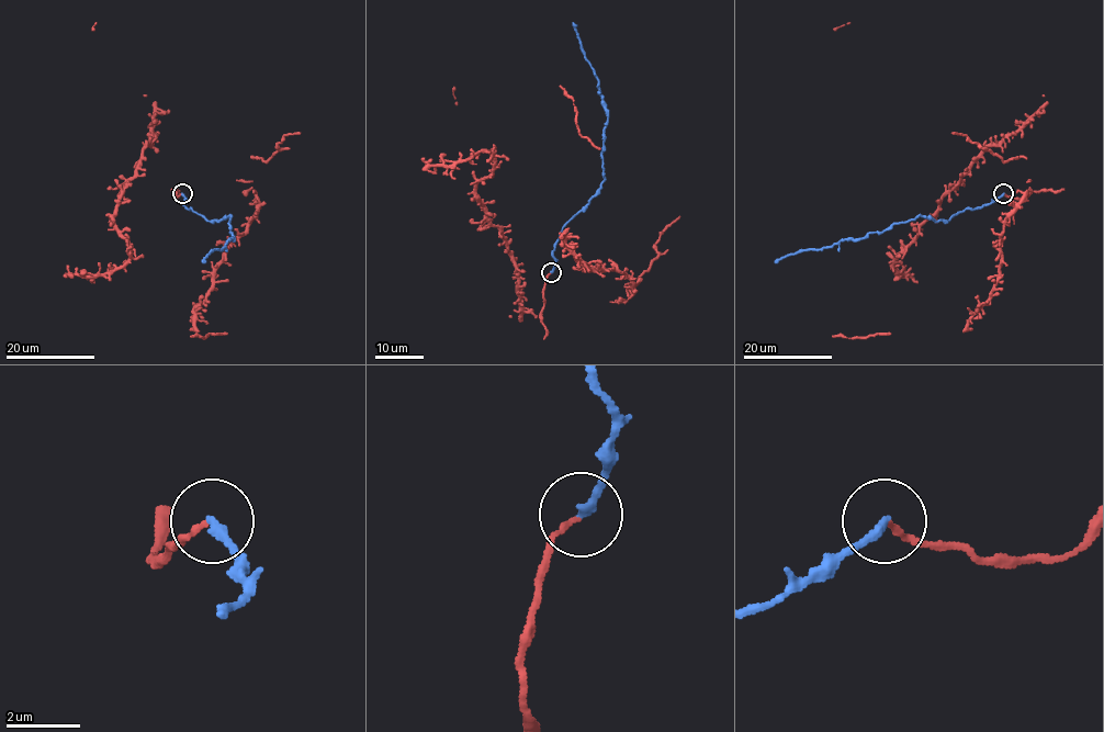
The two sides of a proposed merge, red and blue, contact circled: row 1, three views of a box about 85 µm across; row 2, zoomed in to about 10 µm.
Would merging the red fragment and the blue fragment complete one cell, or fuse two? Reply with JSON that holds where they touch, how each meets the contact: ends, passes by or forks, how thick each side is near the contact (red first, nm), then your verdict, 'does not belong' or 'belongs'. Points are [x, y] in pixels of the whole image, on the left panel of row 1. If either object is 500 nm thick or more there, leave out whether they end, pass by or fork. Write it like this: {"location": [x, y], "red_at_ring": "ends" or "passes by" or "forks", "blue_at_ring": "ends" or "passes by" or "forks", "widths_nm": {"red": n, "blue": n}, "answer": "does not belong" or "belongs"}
{"location": [182, 193], "red_at_ring": "ends", "blue_at_ring": "ends", "widths_nm": {"red": 140, "blue": 240}, "answer": "belongs"}

